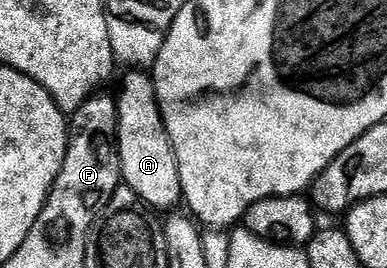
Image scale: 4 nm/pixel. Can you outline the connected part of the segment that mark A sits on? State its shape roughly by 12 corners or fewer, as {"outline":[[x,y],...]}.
{"outline":[[151,74],[114,99],[123,182],[152,207],[181,202]]}

